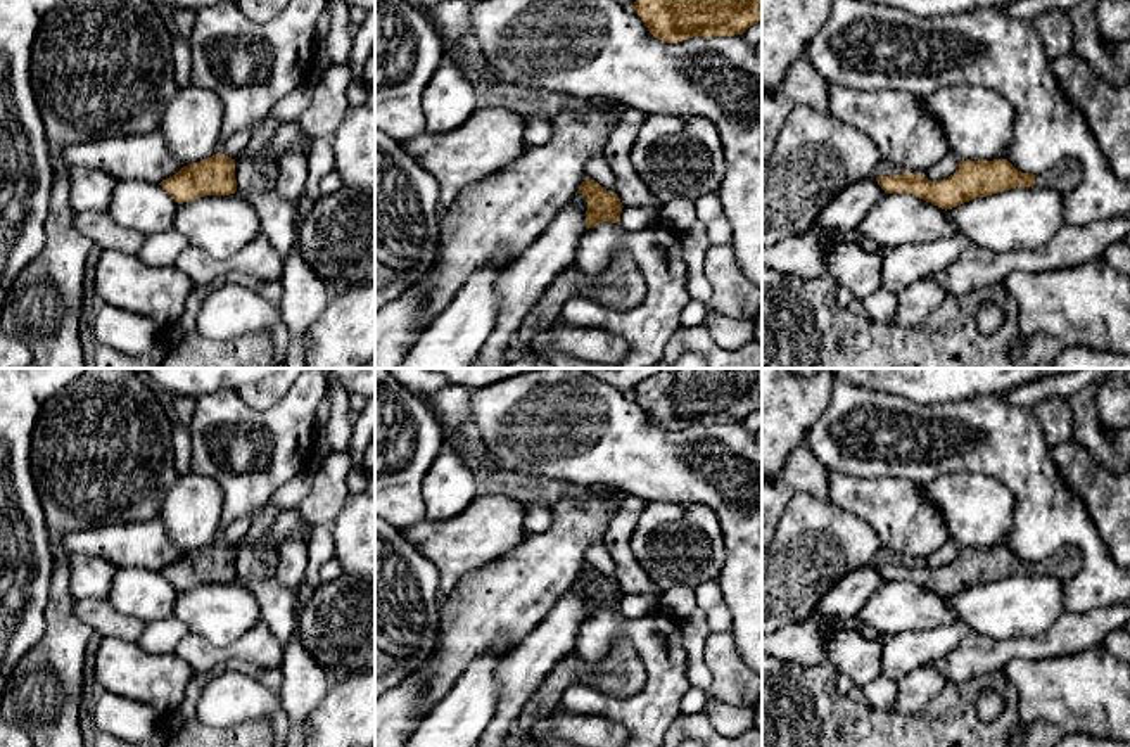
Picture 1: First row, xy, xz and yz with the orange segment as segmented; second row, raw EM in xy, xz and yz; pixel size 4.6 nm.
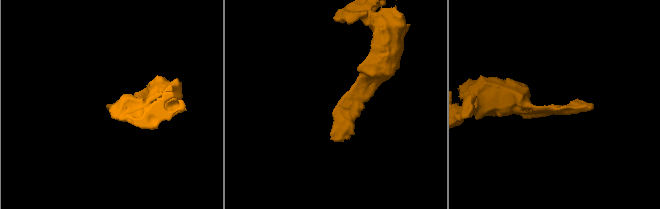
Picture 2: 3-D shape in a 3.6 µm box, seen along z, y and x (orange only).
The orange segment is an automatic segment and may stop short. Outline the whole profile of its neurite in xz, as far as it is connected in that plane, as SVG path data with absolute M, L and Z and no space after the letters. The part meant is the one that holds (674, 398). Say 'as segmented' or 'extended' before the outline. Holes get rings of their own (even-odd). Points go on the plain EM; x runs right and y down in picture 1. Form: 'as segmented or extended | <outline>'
as segmented | M662 368L632 393L648 418L674 431L693 424L734 424L762 408L762 368Z

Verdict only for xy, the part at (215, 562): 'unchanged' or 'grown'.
unchanged

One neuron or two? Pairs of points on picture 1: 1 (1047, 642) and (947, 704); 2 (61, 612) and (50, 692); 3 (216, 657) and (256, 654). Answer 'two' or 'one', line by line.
1: two
2: one
3: one

